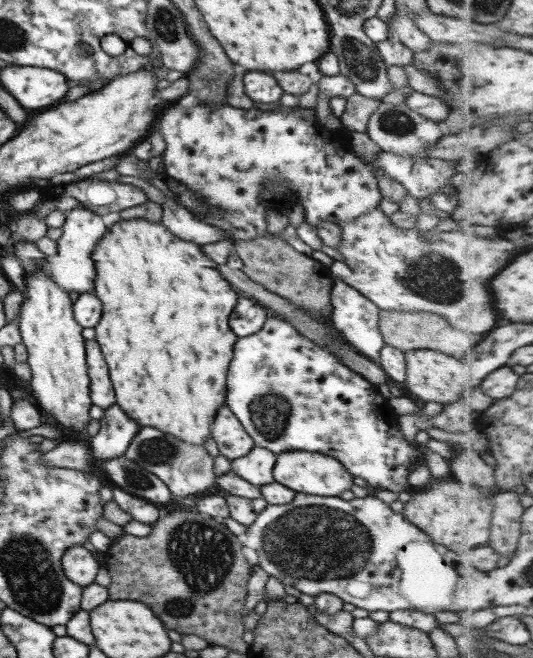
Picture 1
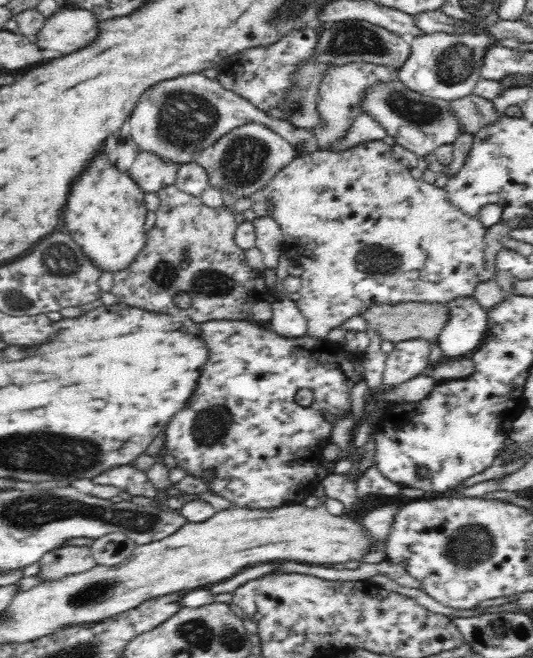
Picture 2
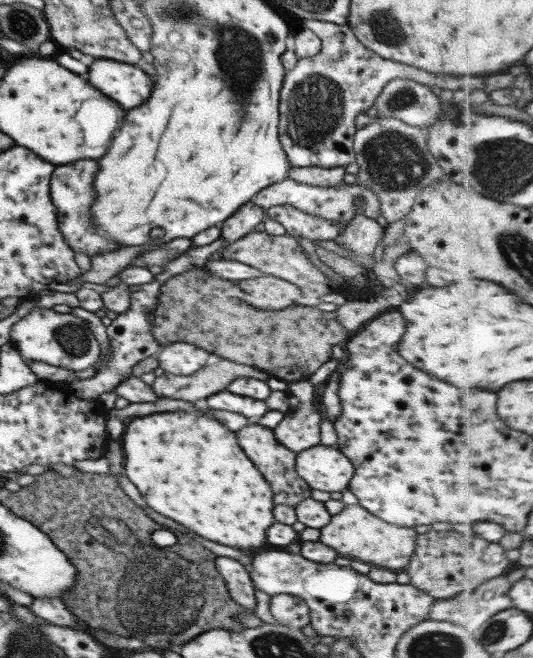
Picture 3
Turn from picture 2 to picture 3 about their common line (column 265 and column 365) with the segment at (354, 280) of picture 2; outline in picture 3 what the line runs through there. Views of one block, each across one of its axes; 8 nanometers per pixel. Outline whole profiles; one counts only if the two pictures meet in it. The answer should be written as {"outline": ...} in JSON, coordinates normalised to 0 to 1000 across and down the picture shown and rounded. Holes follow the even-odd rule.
{"outline":[[[540,271],[482,292],[473,299],[473,310],[480,310],[495,321],[512,313],[548,312],[580,327],[600,328],[623,339],[653,339],[668,327],[683,327],[707,334],[709,328],[717,327],[713,301],[705,298],[705,292],[675,280],[675,274],[660,281],[644,275],[634,283],[582,283],[582,280],[567,280],[567,277]]]}

